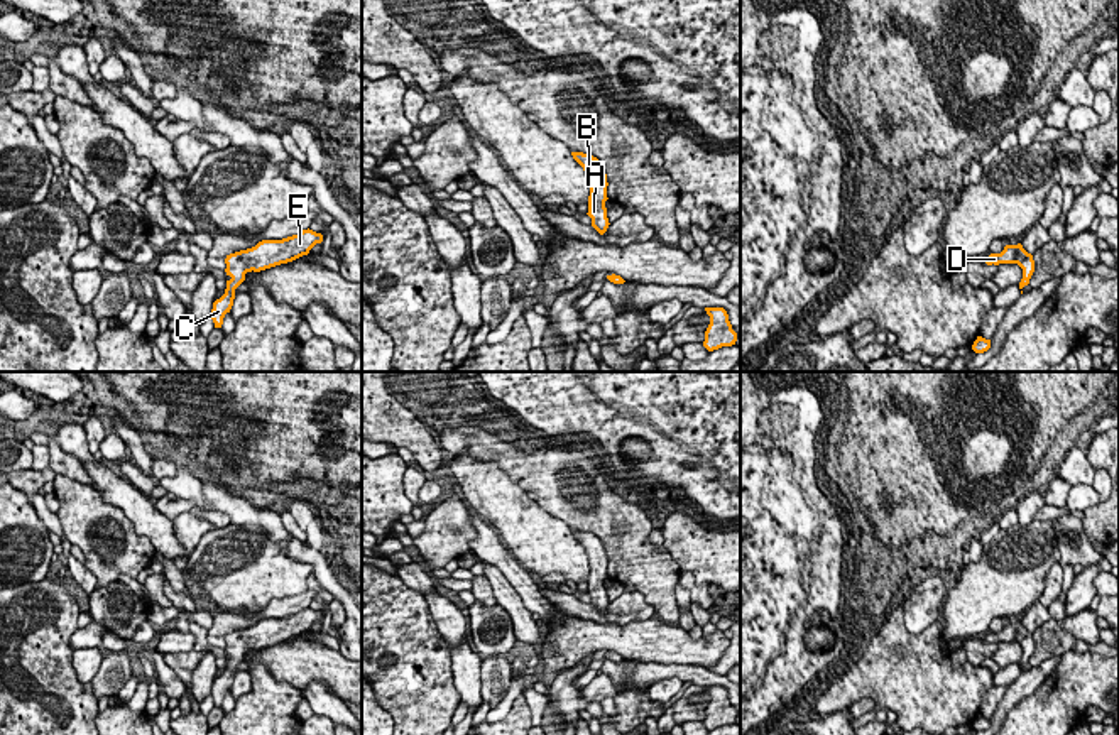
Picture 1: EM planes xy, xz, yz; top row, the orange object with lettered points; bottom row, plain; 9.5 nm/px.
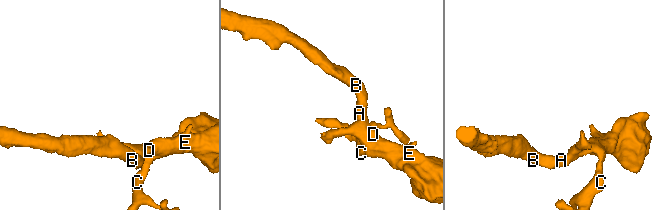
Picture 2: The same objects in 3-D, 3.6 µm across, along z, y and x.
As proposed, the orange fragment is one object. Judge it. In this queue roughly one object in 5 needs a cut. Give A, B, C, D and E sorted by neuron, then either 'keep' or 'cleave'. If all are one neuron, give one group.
A B C D E | keep

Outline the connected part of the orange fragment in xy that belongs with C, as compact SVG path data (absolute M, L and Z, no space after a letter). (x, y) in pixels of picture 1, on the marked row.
M303 230L297 235L282 240L262 240L255 247L227 255L227 280L225 294L213 302L211 319L215 328L221 328L223 318L230 313L235 299L235 289L245 280L247 272L260 272L281 264L292 262L323 242L323 235L313 230Z

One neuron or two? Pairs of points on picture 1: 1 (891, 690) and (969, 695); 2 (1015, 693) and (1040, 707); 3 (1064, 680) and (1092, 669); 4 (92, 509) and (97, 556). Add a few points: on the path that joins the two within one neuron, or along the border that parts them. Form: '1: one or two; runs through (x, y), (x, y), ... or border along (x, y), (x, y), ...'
1: one; runs through (910, 690), (950, 695)
2: two; border along (1052, 669), (1006, 717)
3: one; runs through (1070, 680), (1082, 680), (1086, 676)
4: one; runs through (90, 521), (90, 536), (97, 544)

